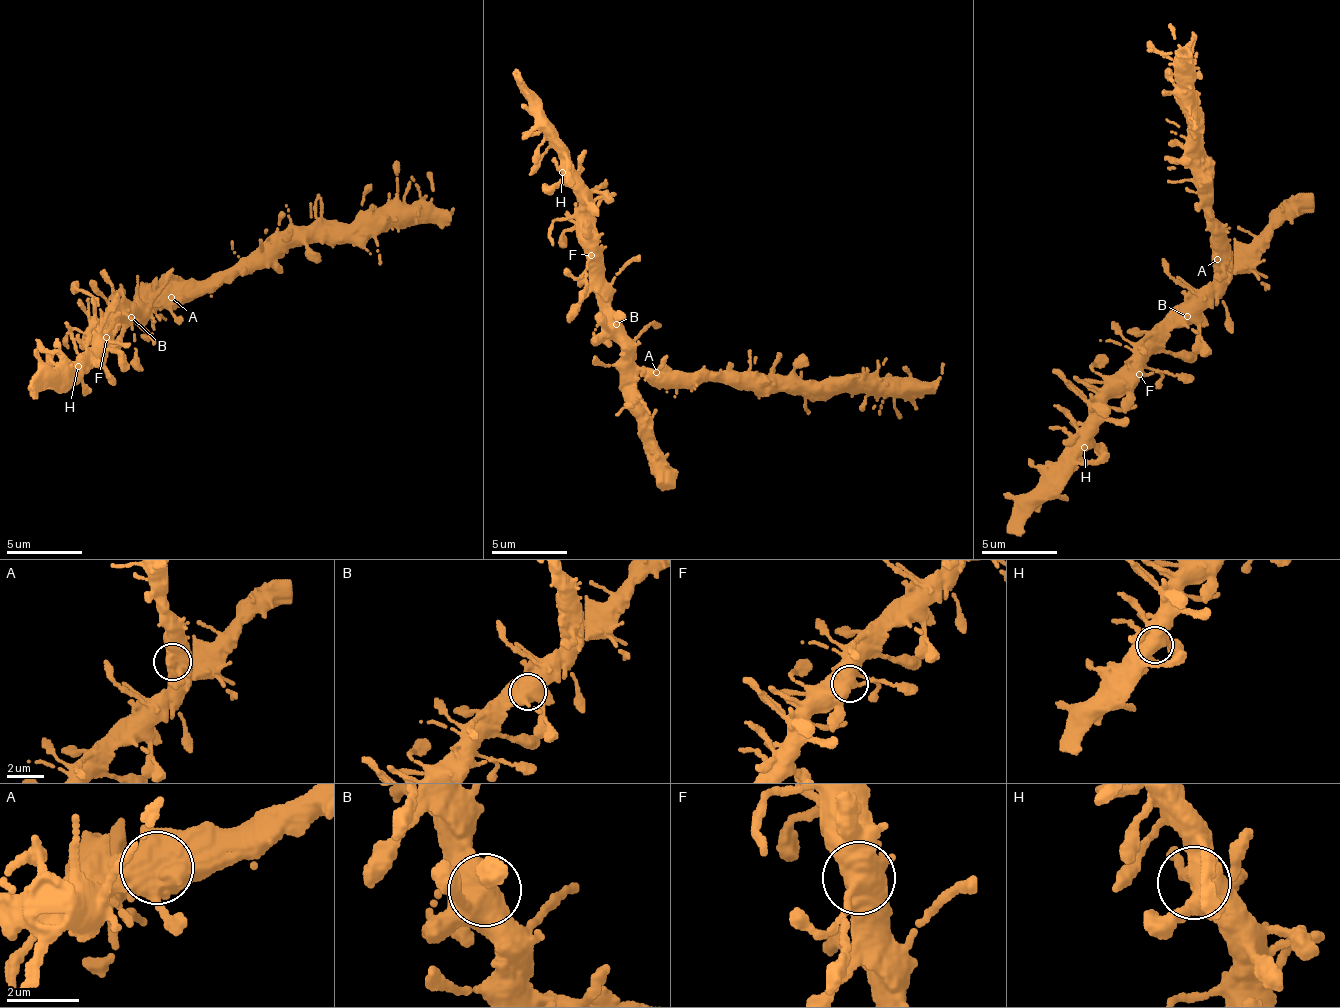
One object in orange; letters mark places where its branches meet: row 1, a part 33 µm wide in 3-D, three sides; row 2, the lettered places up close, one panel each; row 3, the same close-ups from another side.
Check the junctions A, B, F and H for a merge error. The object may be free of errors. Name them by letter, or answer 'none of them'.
A

